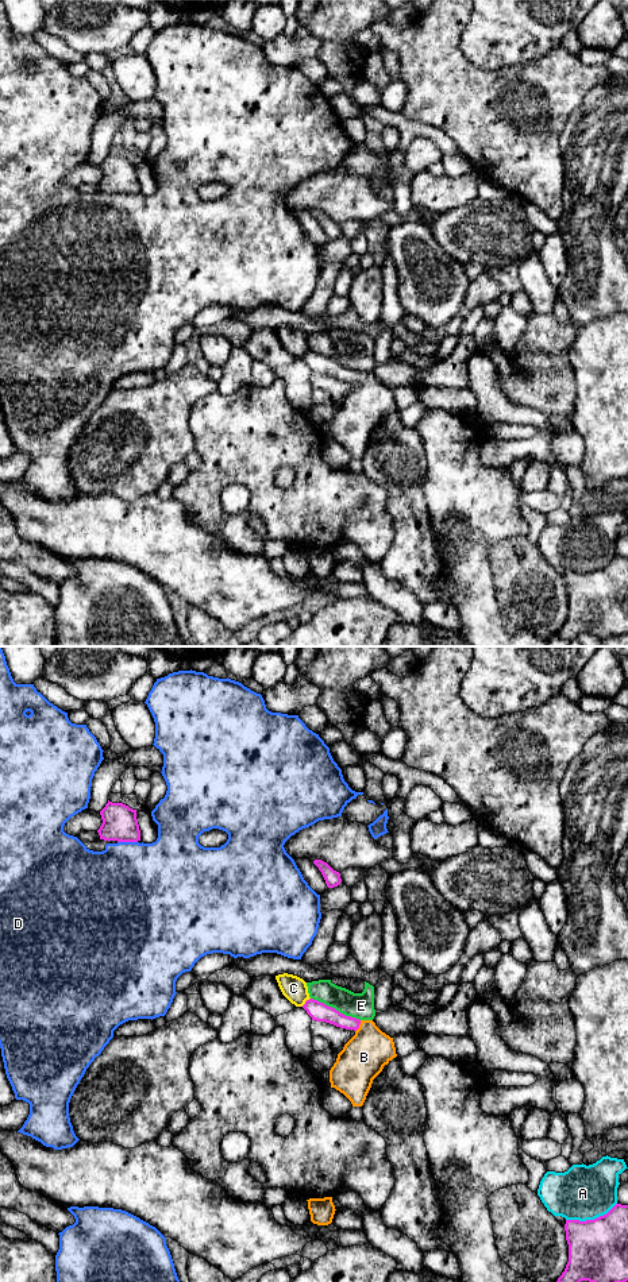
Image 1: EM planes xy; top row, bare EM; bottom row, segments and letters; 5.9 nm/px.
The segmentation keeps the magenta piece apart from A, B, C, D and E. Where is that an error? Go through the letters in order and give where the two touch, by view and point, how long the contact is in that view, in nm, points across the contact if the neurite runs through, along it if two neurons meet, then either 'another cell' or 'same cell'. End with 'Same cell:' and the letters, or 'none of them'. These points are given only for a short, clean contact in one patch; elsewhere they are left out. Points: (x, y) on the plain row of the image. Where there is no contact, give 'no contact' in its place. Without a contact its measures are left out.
A: xy (590, 572) | 320 nm | another cell
B: xy (358, 378) | 80 nm | across xy (319, 363), (358, 378), (363, 383), (363, 409) | same cell
C: xy (305, 354) | 80 nm | another cell
D: xy (127, 193) | 120 nm | another cell
E: xy (334, 360) | 320 nm | another cell
Same cell: B

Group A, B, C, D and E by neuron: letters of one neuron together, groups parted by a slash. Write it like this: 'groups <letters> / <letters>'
groups A / B / C / D / E

